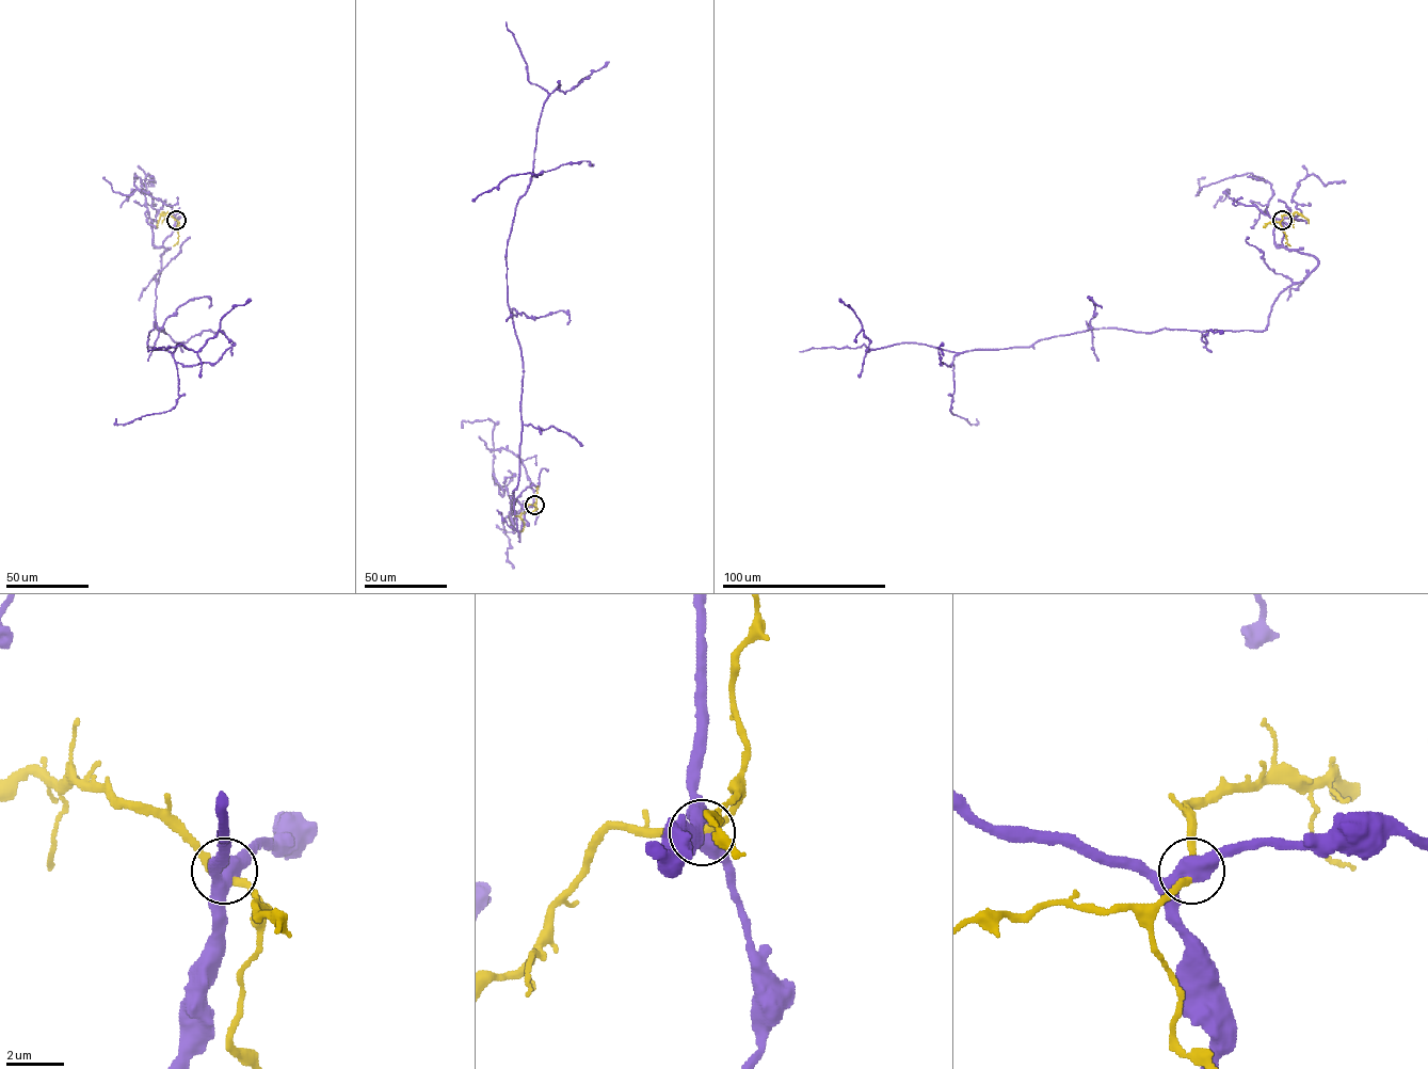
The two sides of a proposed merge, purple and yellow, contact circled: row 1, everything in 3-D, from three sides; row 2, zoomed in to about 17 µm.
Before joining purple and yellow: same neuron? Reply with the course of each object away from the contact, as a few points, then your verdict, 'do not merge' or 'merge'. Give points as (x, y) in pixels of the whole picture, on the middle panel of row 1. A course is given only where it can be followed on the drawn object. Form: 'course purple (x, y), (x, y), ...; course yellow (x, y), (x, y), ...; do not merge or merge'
course purple (533, 505), (520, 506), (519, 541), (523, 364), (507, 241), (544, 101), (608, 61); course yellow (533, 505), (528, 505), (520, 514), (524, 527), (519, 531); merge

